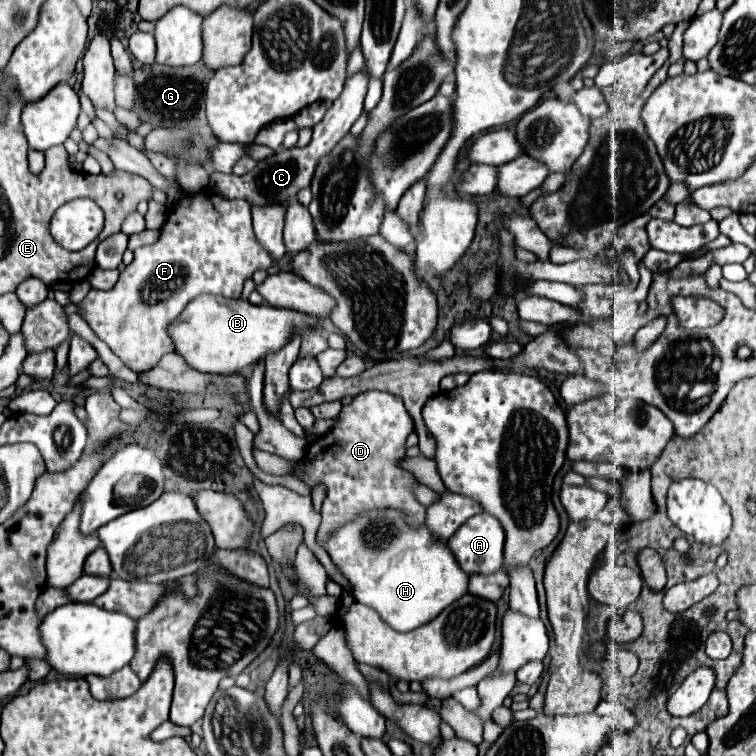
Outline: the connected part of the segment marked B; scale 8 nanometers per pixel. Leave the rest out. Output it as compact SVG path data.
M198 296L196 300L192 300L192 304L188 304L188 308L184 308L184 312L180 314L180 320L176 320L176 324L172 324L168 332L172 332L176 352L180 352L184 360L192 364L192 368L200 372L208 372L208 374L236 374L246 368L252 368L258 362L264 362L268 354L282 350L294 336L302 338L306 330L312 330L318 326L322 326L320 320L304 312L274 308L270 304L254 306L248 300L240 300L240 298L224 300L222 296Z

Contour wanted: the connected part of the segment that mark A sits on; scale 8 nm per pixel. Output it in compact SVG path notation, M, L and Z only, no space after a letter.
M480 512L466 520L448 540L458 564L468 574L488 574L502 568L504 528L488 512Z

